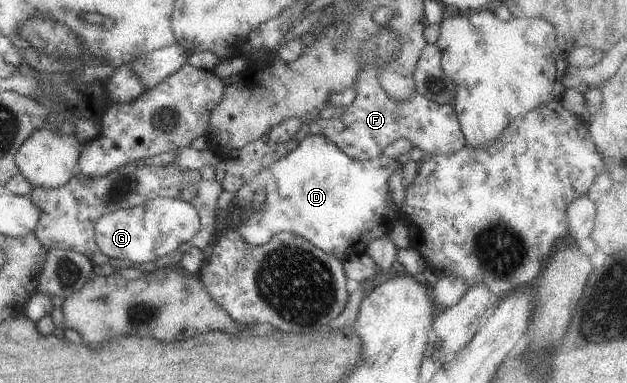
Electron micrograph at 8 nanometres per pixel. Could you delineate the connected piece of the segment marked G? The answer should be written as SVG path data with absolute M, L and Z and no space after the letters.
M152 197L130 208L121 208L113 213L98 217L92 225L93 241L98 251L111 259L126 262L130 266L134 263L156 262L188 242L199 229L199 219L192 205L176 197Z

